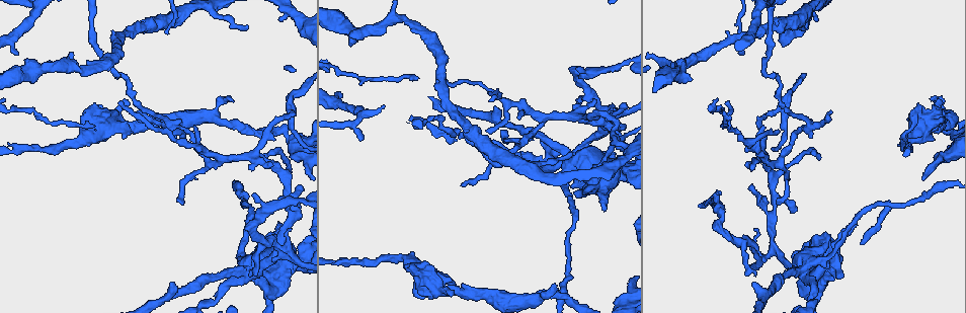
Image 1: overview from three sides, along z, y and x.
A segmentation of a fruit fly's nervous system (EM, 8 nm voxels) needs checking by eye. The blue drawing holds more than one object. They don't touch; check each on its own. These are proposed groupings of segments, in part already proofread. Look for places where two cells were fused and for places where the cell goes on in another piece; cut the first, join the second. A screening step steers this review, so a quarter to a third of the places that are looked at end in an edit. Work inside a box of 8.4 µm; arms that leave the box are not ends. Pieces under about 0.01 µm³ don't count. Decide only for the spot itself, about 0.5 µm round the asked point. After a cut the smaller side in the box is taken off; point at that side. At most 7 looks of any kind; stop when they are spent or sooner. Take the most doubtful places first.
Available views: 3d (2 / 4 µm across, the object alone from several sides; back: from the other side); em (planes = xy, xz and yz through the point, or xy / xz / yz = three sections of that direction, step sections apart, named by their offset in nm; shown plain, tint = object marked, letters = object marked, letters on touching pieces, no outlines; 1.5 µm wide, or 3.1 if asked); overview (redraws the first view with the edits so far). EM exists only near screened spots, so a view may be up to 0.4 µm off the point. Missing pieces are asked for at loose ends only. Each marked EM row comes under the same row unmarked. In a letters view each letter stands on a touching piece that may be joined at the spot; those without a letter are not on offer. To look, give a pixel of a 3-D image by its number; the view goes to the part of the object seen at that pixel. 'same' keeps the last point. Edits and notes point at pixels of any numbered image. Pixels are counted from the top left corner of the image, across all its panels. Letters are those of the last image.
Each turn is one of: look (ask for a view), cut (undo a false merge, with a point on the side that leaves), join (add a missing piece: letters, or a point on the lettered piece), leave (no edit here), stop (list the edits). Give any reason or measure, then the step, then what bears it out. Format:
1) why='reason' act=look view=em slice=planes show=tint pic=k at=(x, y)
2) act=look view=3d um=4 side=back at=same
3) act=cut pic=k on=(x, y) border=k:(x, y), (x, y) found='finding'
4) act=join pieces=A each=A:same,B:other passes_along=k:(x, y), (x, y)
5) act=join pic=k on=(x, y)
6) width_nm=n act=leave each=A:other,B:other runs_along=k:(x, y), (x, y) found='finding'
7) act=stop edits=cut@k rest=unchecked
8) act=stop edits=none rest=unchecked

why='free end' act=look view=3d um=2 pic=1 at=(579, 67)

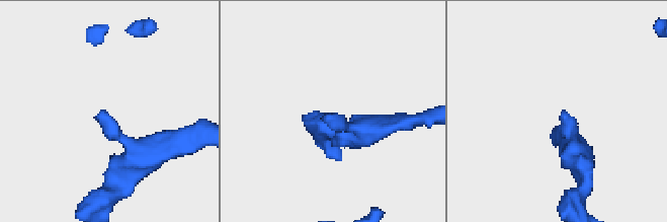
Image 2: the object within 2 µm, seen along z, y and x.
arm_widths_nm=200,220 act=look view=em um=3.1 slice=planes show=letters pic=2 at=(100, 114)

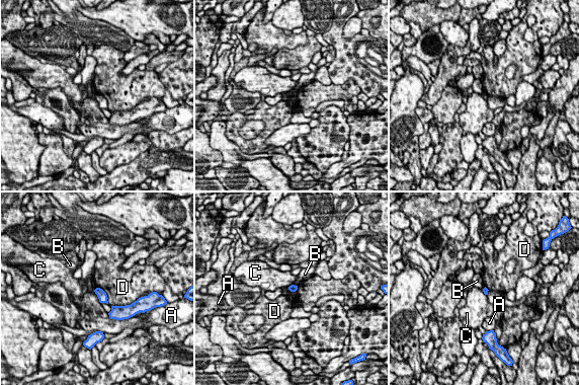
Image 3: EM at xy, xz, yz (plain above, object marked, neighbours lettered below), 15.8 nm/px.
act=leave each=A:other,B:other,C:other,D:other found='no lettered piece goes on from it'

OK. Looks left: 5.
why='tapers out' act=look view=3d um=2 pic=1 at=(278, 226)

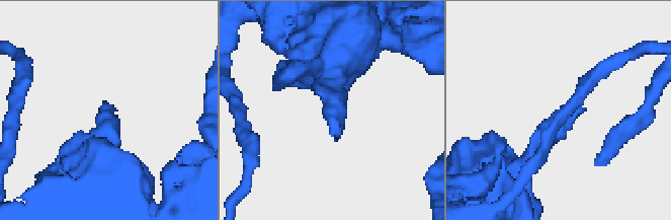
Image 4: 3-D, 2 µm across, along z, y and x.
act=look view=em slice=planes show=letters pic=4 at=(108, 107)

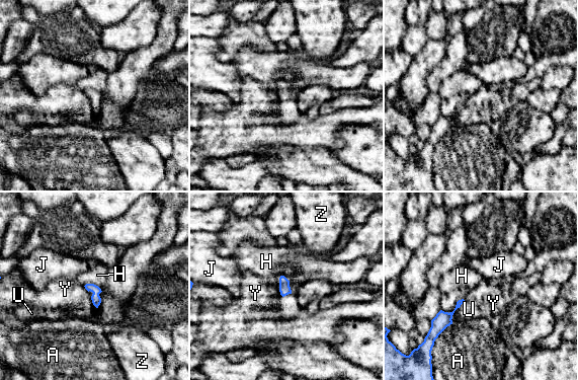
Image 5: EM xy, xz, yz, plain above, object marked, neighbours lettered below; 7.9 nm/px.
act=leave each=A:other,H:other,J:other,U:other,Y:other,Z:other border=5:(280, 275), (288, 281), (291, 290) found='no lettered piece goes on from it'

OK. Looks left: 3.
why='an open end' act=look view=3d um=4 pic=1 at=(936, 99)

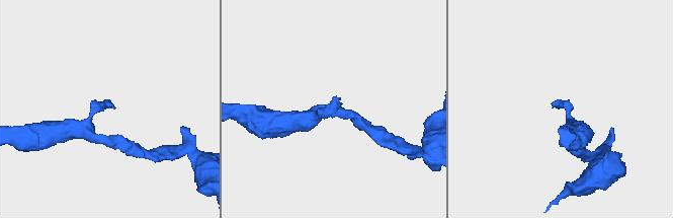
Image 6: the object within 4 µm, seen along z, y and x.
act=look view=em slice=xy step=4 show=tint pic=6 at=(560, 107)

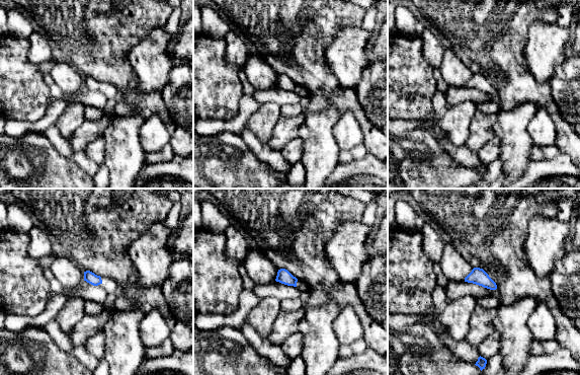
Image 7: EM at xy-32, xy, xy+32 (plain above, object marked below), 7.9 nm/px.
act=look view=em slice=planes show=letters at=same

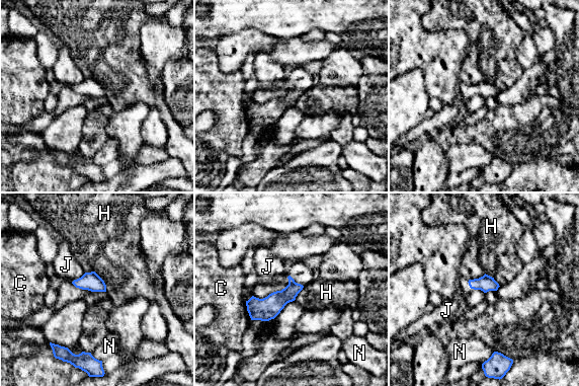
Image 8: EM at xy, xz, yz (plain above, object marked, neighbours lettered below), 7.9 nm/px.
width_nm=130 act=leave each=C:other,H:other,J:other,N:other border=8:(485, 274), (469, 280) found='no lettered piece goes on from it'

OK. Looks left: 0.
act=stop edits=none rest=unchecked

